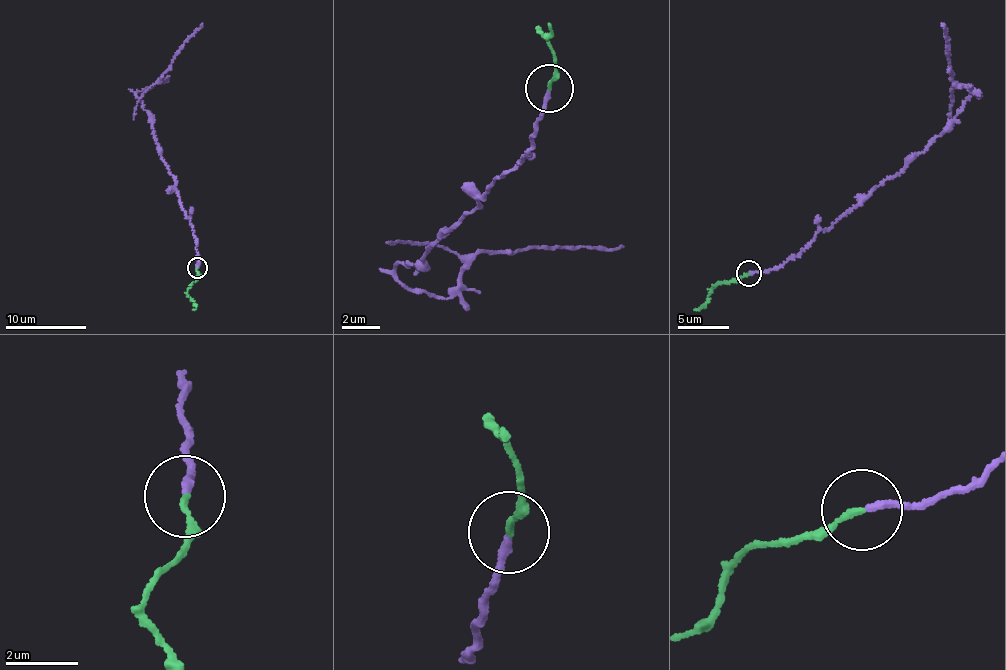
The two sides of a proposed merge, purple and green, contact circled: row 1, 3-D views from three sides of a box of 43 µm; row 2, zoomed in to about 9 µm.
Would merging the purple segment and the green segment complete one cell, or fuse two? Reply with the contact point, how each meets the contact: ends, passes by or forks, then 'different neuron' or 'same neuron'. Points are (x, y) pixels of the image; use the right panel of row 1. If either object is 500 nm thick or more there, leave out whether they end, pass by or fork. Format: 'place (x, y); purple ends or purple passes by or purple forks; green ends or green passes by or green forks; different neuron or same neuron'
place (748, 273); purple ends; green ends; different neuron

